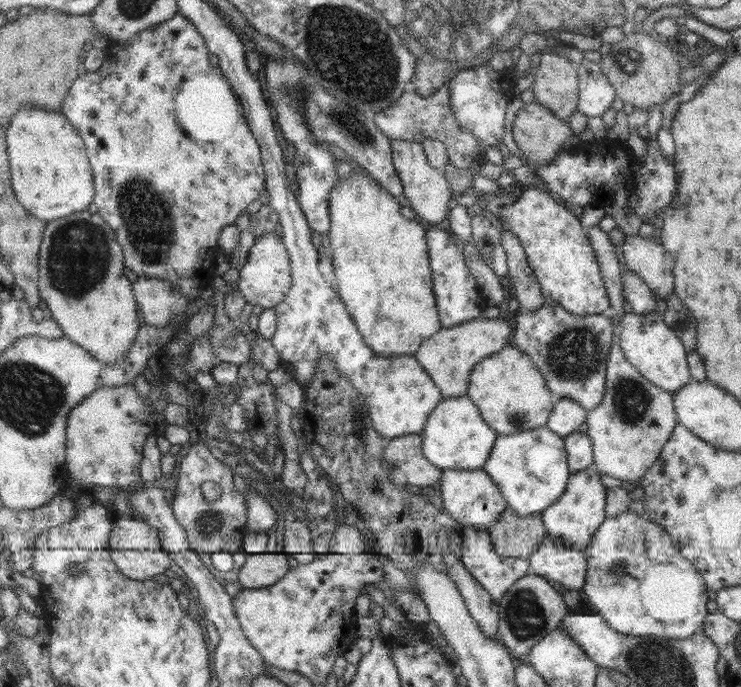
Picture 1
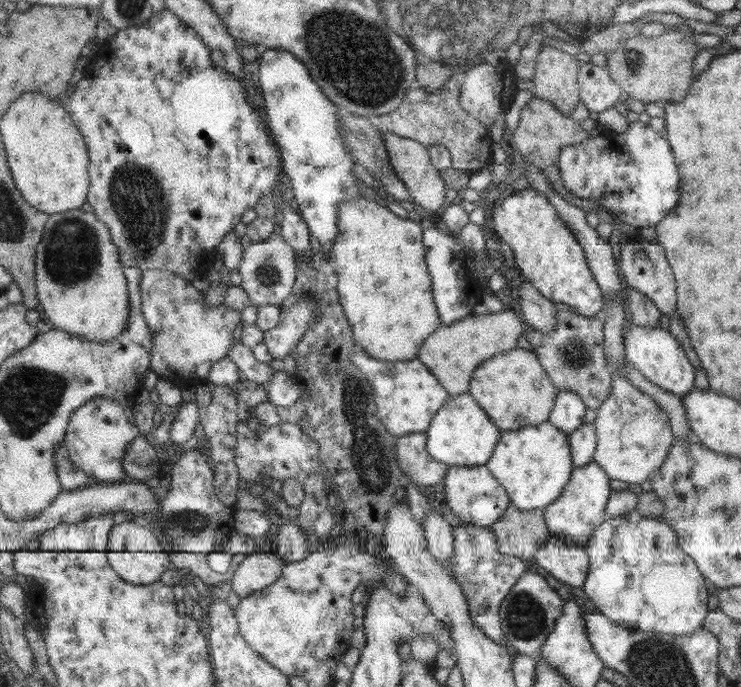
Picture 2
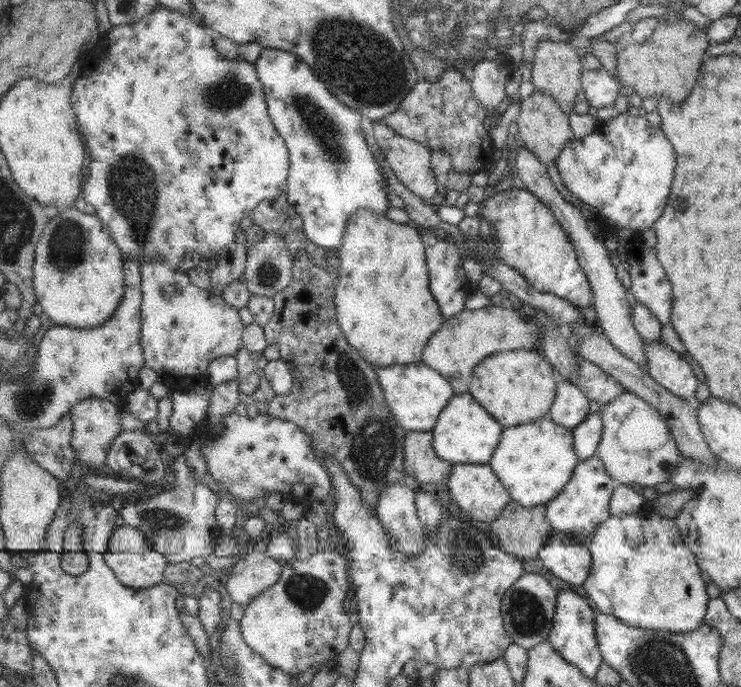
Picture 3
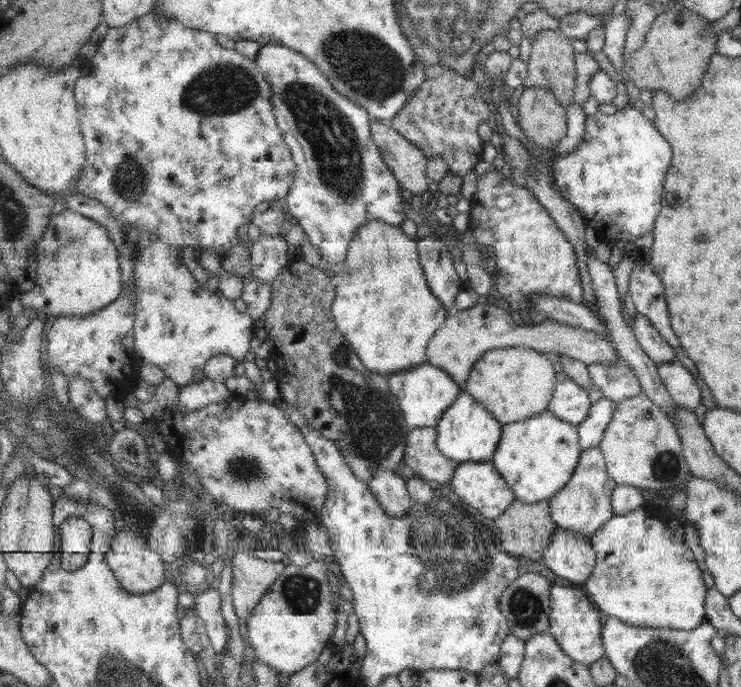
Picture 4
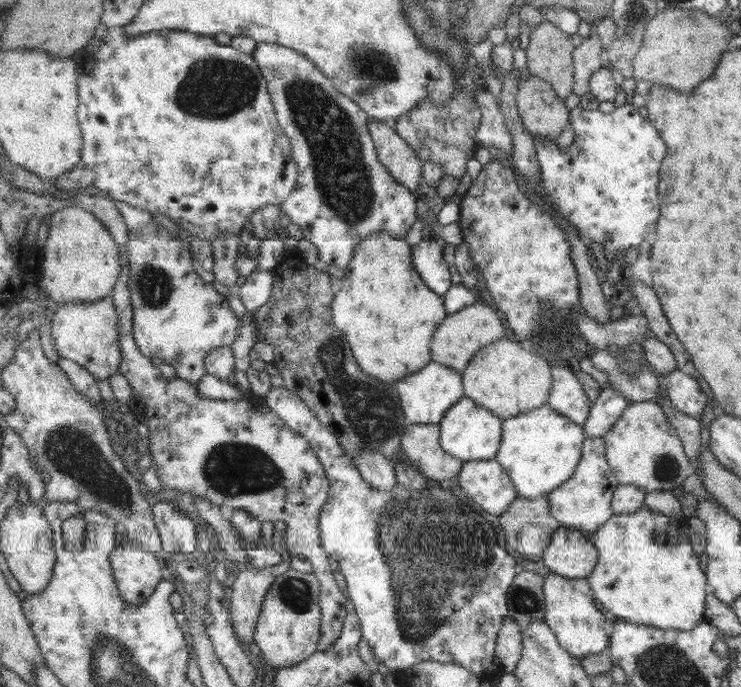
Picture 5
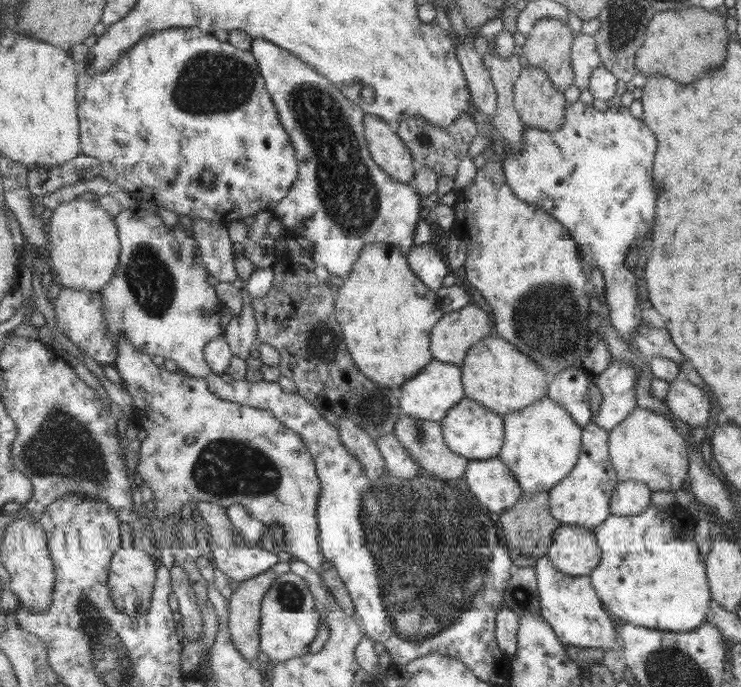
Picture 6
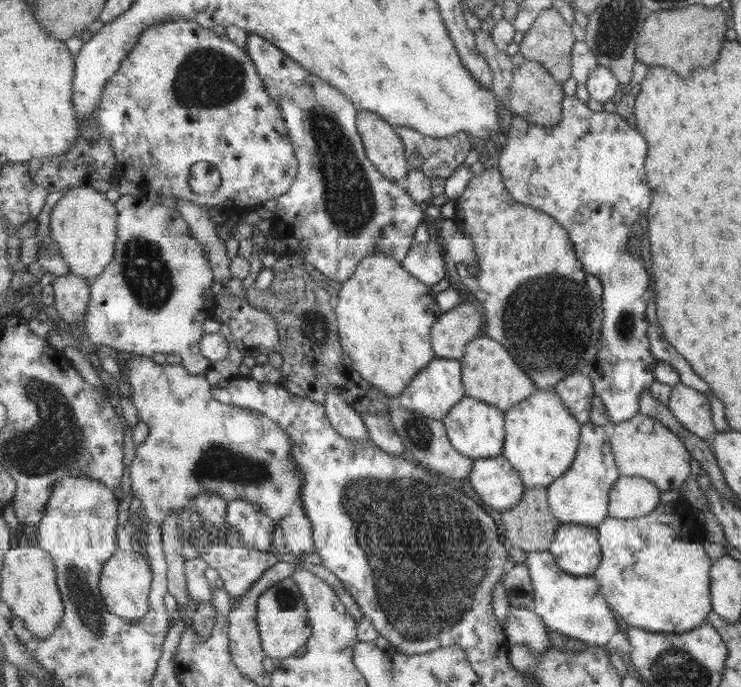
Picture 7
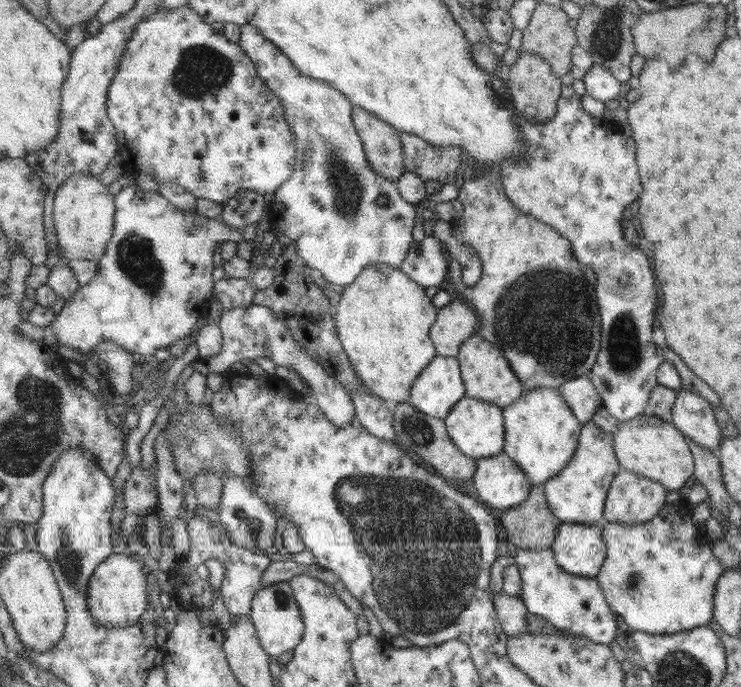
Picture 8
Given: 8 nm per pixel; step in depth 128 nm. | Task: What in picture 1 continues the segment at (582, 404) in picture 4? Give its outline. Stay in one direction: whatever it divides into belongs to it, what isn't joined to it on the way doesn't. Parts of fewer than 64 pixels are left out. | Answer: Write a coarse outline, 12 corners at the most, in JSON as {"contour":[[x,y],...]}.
{"contour":[[558,398],[547,427],[565,439],[588,419],[573,398]]}

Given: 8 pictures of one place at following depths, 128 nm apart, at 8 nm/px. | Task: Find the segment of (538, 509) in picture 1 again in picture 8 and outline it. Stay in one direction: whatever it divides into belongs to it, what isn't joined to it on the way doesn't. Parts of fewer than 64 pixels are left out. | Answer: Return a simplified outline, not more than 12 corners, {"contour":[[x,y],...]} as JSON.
{"contour":[[553,388],[504,409],[504,452],[535,485],[573,459],[581,421]]}

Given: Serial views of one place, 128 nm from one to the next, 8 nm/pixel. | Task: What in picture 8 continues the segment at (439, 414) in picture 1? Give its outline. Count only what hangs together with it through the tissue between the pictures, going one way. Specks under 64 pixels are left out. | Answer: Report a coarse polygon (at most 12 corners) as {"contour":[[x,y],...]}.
{"contour":[[466,395],[445,420],[466,456],[504,452],[500,405]]}

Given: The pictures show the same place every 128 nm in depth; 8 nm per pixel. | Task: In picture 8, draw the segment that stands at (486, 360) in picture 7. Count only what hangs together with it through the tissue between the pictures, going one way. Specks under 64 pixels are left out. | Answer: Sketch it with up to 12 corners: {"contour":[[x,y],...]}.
{"contour":[[480,334],[458,356],[467,395],[502,408],[526,388]]}

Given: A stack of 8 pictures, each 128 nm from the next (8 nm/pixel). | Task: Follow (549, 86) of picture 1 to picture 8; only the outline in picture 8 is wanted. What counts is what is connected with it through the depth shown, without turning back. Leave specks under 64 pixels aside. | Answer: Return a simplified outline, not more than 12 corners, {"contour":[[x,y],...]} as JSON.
{"contour":[[540,2],[520,50],[537,54],[562,79],[577,45],[570,17]]}

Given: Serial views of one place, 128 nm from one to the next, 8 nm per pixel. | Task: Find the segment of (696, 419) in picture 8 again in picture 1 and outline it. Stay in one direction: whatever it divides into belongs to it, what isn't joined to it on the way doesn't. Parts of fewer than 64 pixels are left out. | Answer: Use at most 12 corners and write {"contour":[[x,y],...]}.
{"contour":[[657,311],[621,317],[625,356],[669,393],[688,383],[685,348]]}

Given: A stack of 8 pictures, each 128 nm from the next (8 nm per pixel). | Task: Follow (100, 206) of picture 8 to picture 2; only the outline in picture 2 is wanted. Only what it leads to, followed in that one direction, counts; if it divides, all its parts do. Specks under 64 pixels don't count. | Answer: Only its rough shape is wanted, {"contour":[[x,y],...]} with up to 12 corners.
{"contour":[[95,213],[50,215],[44,319],[109,344],[129,326],[120,249]]}

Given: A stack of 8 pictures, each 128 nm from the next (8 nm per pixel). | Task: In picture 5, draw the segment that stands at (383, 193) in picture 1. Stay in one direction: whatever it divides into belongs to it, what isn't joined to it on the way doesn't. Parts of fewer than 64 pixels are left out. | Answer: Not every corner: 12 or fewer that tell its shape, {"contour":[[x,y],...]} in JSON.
{"contour":[[413,246],[356,247],[333,322],[365,373],[395,383],[432,360],[444,297]]}

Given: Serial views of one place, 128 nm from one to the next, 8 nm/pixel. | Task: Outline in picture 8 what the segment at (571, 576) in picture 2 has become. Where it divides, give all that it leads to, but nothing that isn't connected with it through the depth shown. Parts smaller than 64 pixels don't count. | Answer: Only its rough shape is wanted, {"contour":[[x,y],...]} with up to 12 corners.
{"contour":[[563,523],[553,543],[565,572],[597,577],[602,525]]}

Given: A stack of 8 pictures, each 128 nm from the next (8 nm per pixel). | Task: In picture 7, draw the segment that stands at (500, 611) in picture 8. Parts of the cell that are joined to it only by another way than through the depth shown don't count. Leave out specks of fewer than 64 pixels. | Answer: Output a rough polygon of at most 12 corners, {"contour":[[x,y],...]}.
{"contour":[[511,606],[504,627],[511,645],[535,654],[554,648],[535,611]]}

